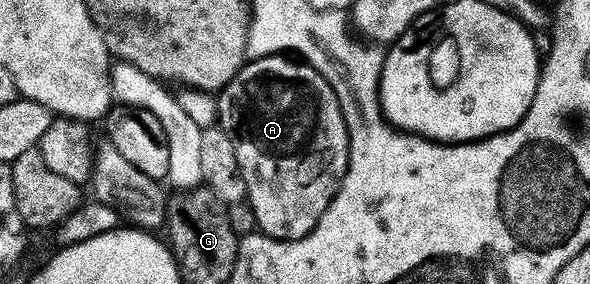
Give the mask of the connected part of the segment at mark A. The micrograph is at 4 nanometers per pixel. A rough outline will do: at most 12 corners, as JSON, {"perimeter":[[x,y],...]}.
{"perimeter":[[246,61],[216,122],[257,229],[303,238],[350,127],[309,62]]}

